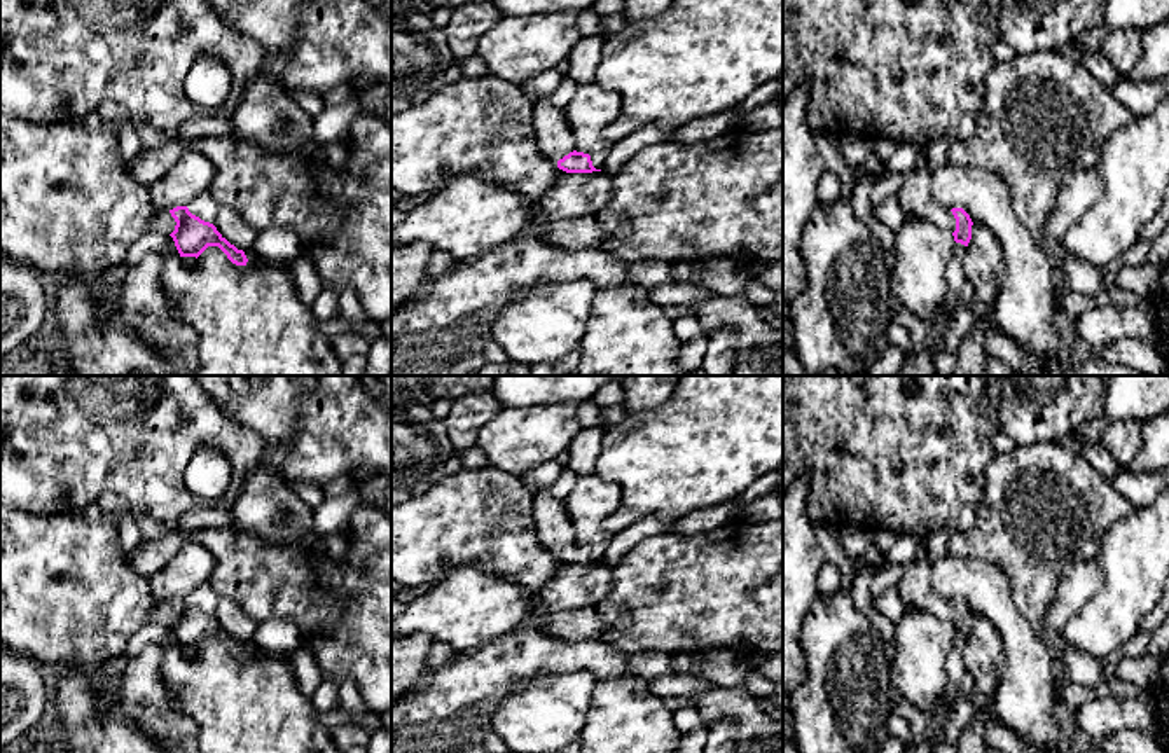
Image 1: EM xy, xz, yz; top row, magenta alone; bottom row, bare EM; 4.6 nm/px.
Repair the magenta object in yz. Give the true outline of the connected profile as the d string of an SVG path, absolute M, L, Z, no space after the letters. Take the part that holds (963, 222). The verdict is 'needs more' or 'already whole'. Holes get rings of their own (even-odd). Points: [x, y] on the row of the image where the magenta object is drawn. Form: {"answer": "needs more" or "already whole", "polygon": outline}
{"answer": "needs more", "polygon": "M919 145L917 159L912 169L905 175L898 192L898 203L905 215L931 222L940 229L949 231L956 243L968 246L972 239L972 218L963 208L947 210L940 206L931 194L931 173L926 159L926 145Z"}

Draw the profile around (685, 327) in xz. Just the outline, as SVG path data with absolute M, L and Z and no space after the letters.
M690 313L688 314L683 314L683 316L678 316L673 321L673 330L674 330L674 334L678 335L678 339L681 342L683 341L688 341L688 339L697 339L697 337L702 337L704 335L701 323Z

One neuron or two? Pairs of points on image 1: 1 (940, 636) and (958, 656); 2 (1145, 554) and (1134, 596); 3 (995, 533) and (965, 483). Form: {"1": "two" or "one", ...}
{"1": "two", "2": "one", "3": "two"}

